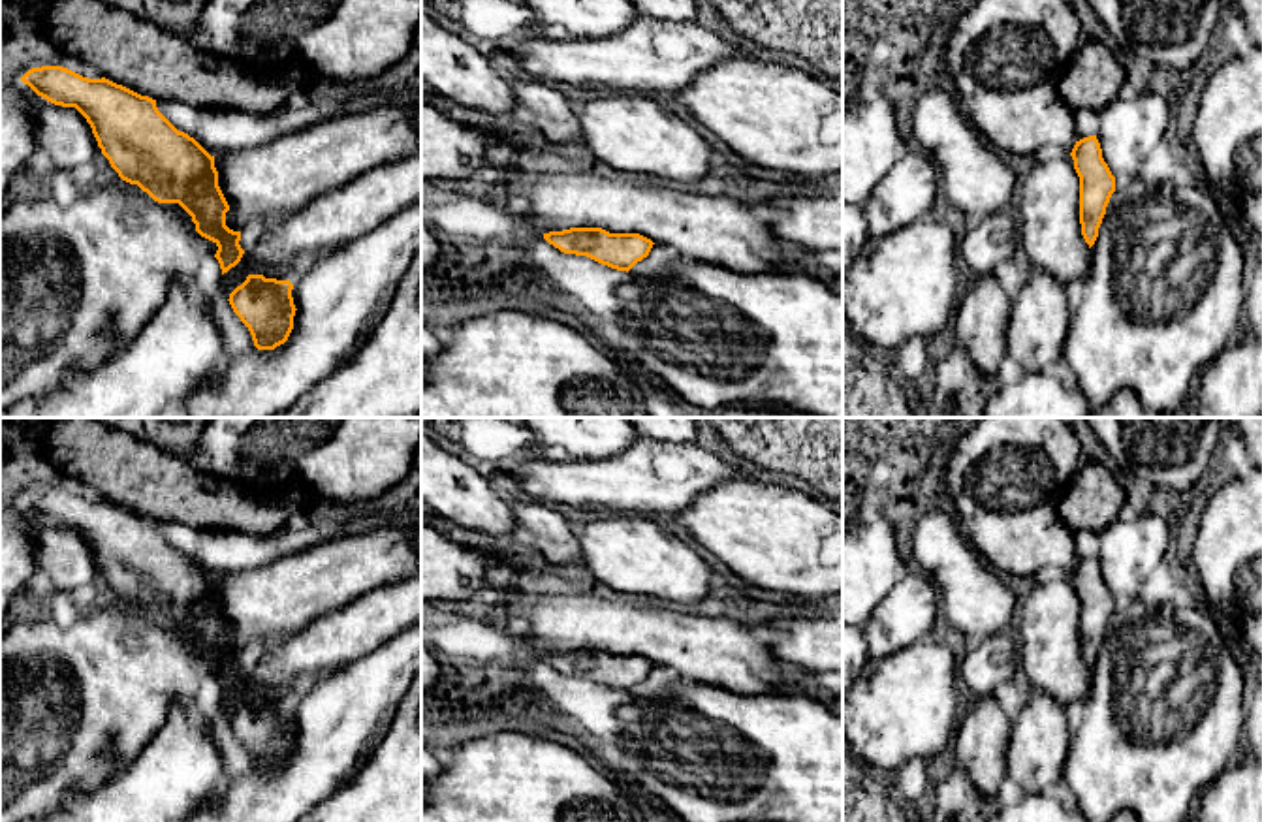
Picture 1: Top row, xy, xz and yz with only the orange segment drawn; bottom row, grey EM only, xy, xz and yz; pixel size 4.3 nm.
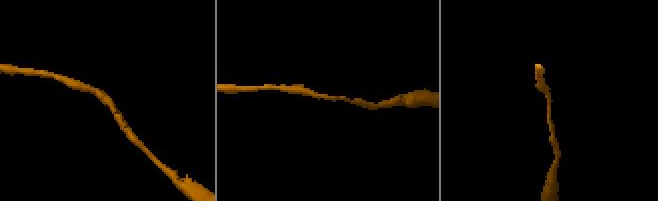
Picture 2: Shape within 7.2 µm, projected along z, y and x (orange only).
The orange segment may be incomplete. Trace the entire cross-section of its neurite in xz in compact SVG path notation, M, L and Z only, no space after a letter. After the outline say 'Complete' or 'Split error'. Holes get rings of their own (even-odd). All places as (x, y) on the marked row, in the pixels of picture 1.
M570 228L544 233L564 254L587 256L617 271L630 271L649 256L653 241L639 233L609 233L602 228Z. Complete

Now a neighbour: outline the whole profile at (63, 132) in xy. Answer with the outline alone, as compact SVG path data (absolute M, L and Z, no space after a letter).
M38 98L34 102L34 135L38 149L49 152L60 169L77 167L102 154L90 124L75 107Z

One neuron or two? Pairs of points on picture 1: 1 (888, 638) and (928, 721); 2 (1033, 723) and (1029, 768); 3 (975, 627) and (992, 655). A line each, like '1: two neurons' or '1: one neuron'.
1: one neuron
2: one neuron
3: two neurons

